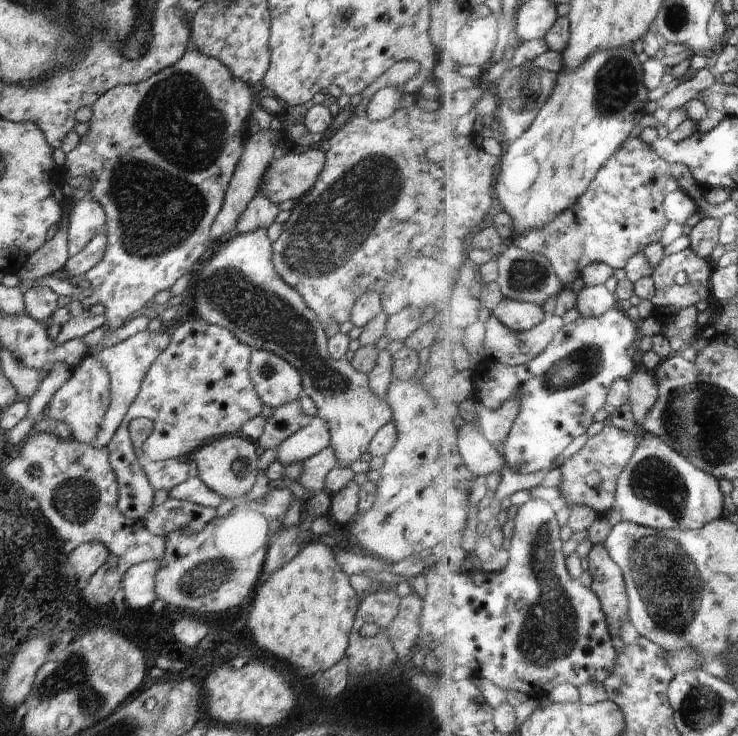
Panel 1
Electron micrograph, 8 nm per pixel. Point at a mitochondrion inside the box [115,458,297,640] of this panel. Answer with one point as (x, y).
(212, 572)

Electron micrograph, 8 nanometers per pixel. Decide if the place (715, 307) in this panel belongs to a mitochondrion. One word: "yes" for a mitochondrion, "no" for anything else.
no

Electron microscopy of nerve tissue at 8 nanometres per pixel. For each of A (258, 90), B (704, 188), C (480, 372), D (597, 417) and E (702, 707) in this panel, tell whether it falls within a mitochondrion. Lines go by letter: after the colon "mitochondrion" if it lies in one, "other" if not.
A: other
B: other
C: other
D: other
E: mitochondrion

